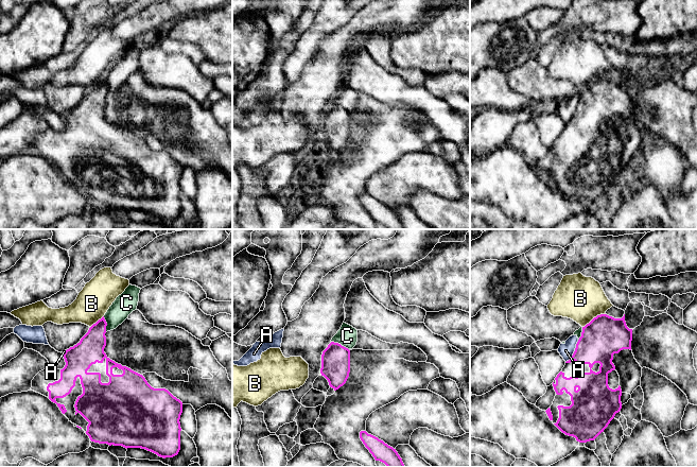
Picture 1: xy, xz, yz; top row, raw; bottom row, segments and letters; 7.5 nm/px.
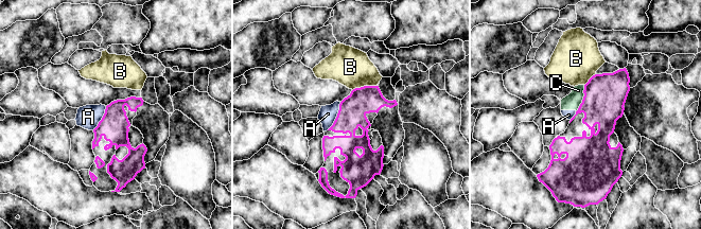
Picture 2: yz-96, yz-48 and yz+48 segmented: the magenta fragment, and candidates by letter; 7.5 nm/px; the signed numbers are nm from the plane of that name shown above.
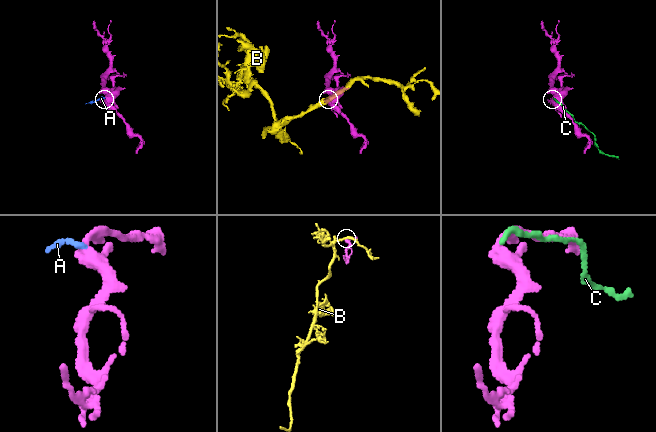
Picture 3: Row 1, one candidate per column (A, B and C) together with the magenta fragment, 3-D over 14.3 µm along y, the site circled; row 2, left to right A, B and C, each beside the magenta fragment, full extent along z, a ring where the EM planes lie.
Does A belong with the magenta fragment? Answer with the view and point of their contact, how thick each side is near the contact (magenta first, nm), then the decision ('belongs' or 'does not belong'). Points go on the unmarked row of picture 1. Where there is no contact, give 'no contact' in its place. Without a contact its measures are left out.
yz (574, 114) | 300/110 nm | does not belong

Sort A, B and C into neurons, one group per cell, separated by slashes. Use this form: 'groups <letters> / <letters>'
groups A C / B

